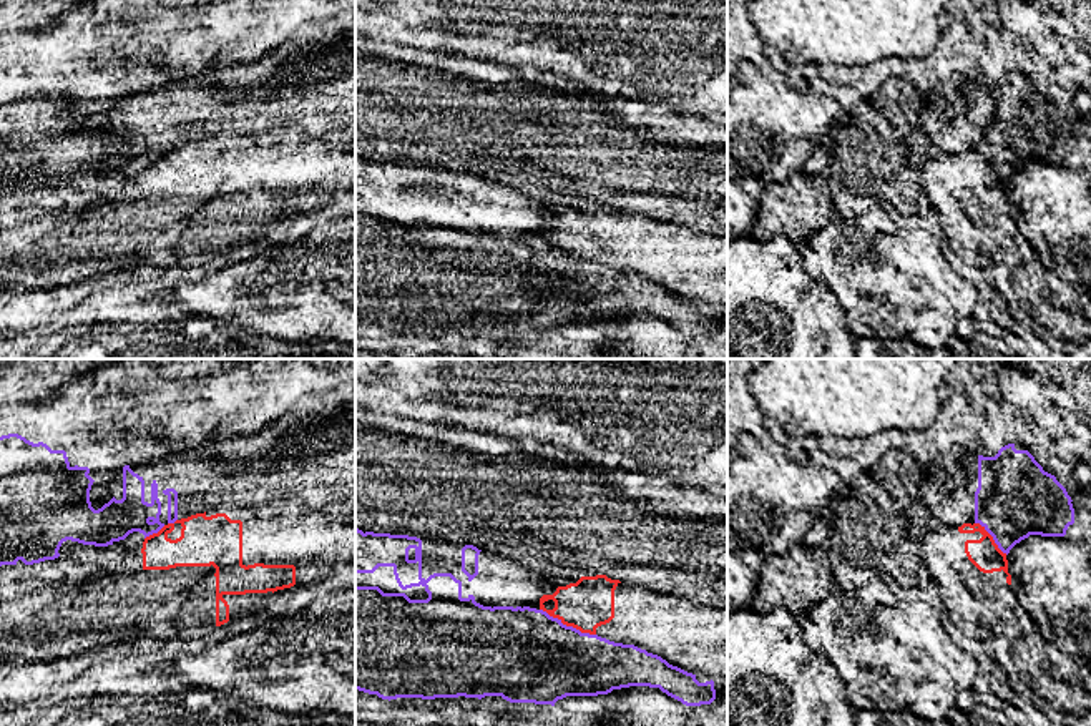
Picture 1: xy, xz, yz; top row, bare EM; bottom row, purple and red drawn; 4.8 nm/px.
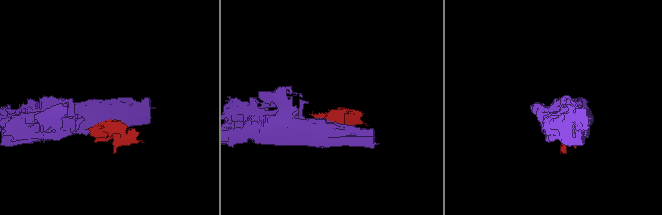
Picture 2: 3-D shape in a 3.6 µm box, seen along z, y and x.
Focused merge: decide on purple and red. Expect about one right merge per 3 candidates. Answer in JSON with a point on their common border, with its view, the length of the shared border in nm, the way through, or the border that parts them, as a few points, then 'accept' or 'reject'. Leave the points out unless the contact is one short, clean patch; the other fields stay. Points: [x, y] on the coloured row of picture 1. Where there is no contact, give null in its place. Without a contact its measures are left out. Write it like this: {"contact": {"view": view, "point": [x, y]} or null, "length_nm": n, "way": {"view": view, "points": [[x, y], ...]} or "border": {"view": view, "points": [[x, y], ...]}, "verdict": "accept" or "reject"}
{"contact": {"view": "xz", "point": [568, 627]}, "length_nm": 300, "border": {"view": "xz", "points": [[540, 608], [567, 625], [595, 635]]}, "verdict": "reject"}

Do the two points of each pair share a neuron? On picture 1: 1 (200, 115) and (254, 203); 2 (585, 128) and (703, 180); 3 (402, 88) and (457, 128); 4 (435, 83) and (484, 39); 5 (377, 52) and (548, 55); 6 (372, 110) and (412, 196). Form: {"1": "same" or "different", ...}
{"1": "different", "2": "same", "3": "same", "4": "different", "5": "different", "6": "different"}

